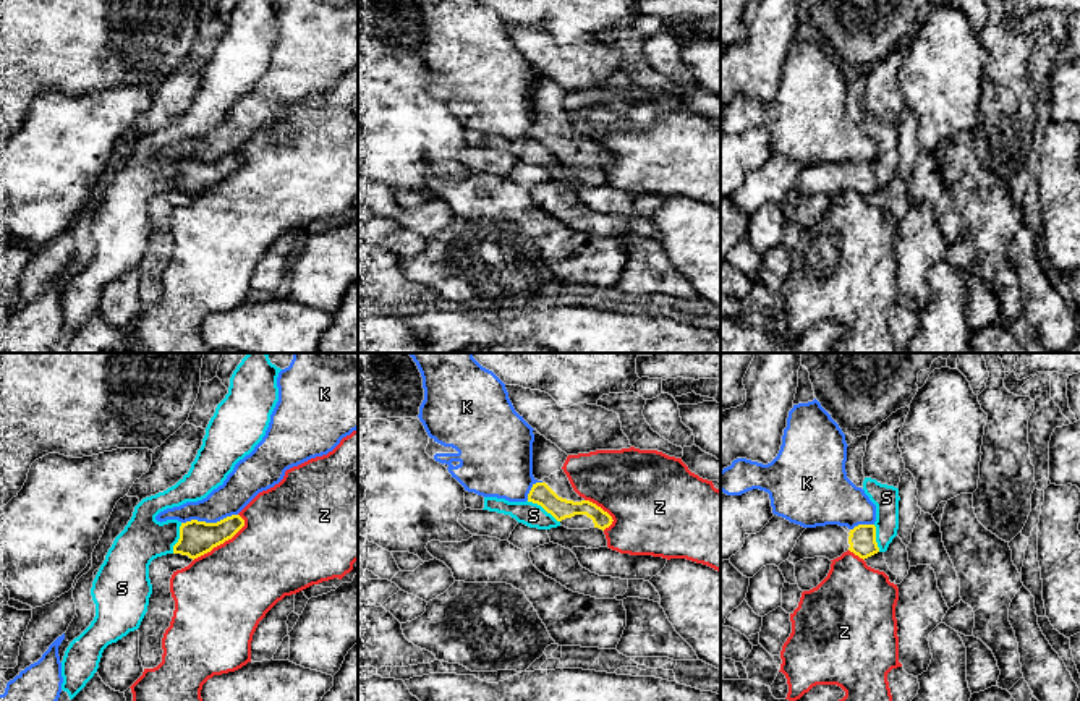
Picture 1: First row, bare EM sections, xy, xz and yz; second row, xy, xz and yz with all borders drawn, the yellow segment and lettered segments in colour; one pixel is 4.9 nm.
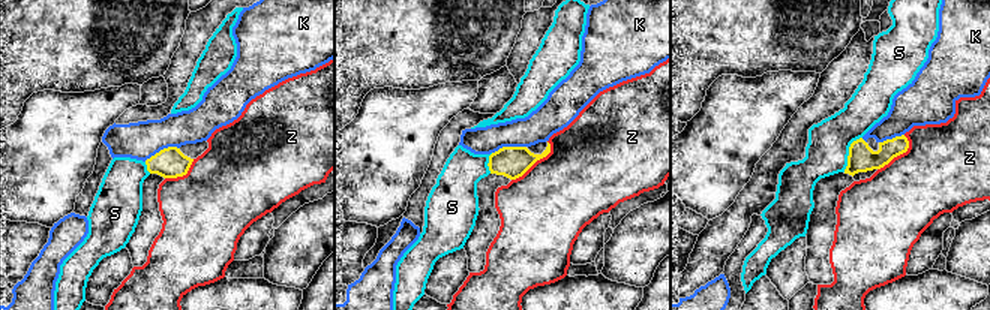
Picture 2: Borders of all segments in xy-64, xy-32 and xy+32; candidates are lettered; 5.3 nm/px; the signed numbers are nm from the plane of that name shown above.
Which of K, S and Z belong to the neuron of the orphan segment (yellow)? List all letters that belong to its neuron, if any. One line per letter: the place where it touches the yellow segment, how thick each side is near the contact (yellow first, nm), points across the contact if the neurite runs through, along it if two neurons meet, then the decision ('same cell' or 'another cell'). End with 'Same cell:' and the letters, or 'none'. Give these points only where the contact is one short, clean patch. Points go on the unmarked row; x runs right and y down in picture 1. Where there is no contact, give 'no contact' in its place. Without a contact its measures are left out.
K: contact xy (209, 161); calibres 180 and 170 nm; another cell
S: contact xz (543, 144); calibres 110 and 120 nm; border xz (527, 138), (540, 141), (559, 159); another cell
Z: contact xy (221, 180); calibres 180 and 440 nm; another cell
Same cell: none

